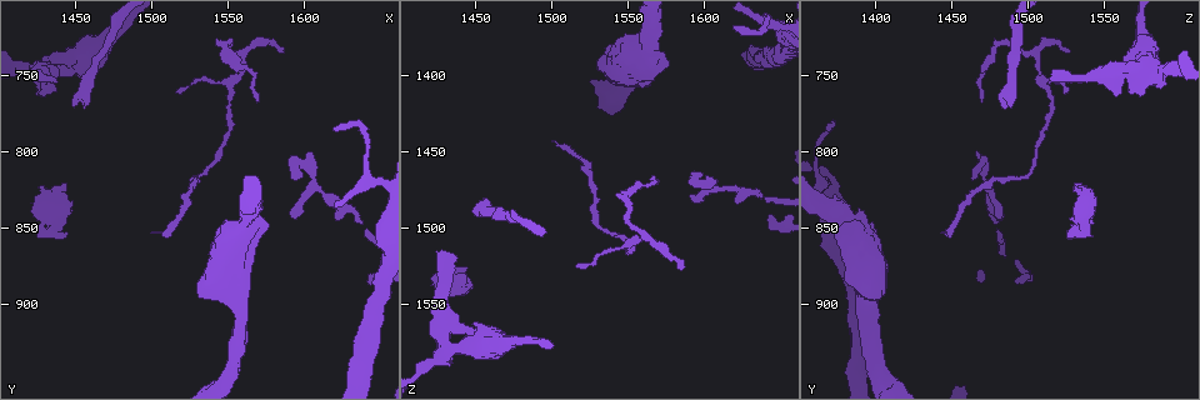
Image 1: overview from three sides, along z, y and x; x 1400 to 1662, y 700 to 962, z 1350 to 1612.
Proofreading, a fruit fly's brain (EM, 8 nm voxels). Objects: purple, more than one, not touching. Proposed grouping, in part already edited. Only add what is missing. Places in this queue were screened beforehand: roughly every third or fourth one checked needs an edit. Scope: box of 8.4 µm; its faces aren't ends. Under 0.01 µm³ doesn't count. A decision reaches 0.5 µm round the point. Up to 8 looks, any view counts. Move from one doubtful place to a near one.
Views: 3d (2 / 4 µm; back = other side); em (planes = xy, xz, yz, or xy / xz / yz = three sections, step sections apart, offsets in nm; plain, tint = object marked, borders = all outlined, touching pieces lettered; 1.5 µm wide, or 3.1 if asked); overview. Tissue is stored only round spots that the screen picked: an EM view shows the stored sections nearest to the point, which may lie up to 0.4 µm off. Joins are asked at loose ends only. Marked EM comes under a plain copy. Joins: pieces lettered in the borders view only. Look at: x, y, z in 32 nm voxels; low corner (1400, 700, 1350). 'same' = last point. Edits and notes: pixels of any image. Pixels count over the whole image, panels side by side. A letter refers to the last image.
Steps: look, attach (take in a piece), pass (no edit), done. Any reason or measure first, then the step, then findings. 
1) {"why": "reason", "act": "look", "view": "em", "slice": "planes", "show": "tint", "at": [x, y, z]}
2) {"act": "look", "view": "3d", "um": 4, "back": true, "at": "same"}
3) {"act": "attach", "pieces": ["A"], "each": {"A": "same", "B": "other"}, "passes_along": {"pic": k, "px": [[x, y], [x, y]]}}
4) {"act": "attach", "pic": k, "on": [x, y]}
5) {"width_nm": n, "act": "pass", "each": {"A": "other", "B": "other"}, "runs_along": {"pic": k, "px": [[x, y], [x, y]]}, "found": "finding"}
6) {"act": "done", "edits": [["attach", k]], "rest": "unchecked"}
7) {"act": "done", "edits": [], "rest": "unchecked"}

{"why": "an open end", "act": "look", "view": "em", "slice": "xy", "step": 4, "show": "tint", "at": [1618, 784, 1370]}

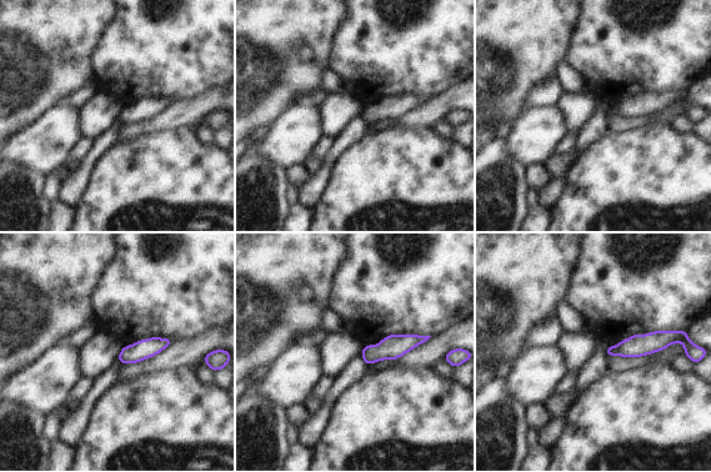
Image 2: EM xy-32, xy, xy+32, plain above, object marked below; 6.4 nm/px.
{"act": "look", "view": "em", "slice": "yz", "step": 8, "show": "borders", "at": "same"}

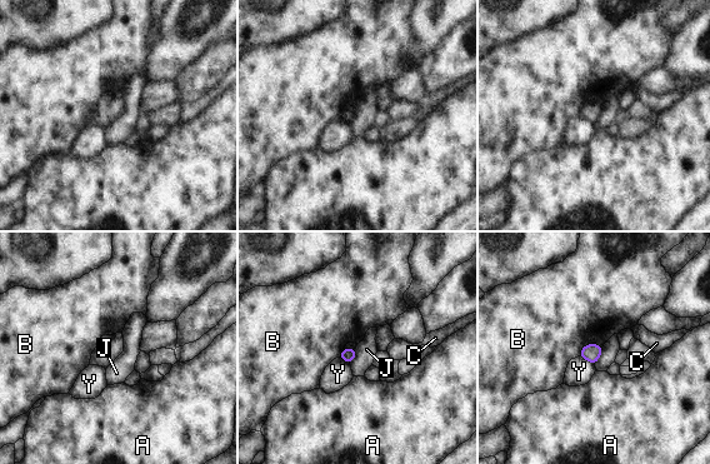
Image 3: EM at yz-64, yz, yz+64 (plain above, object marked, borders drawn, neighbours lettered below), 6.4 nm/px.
{"act": "pass", "each": {"A": "other", "B": "other", "C": "other", "J": "other", "Y": "other"}, "border": {"pic": 3, "px": [[355, 349], [355, 357], [350, 363]]}, "found": "none of them fits"}

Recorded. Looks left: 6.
{"why": "an open end", "act": "look", "view": "em", "slice": "xy", "step": 8, "show": "tint", "at": [1584, 732, 1526]}

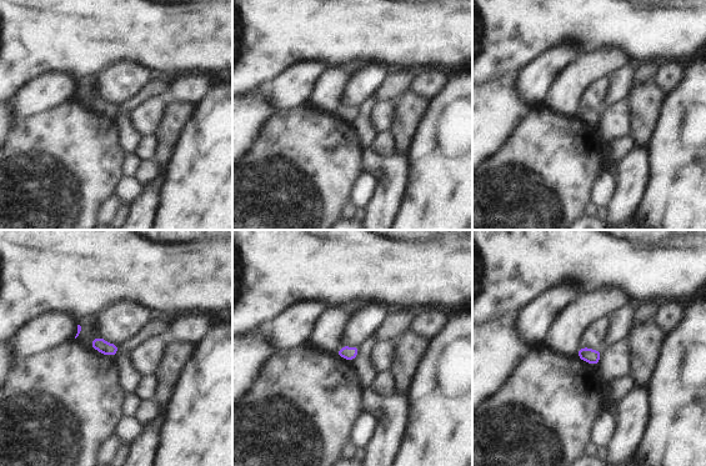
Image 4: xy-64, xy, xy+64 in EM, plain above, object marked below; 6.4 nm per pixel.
{"why": "cut it another way", "act": "look", "view": "em", "slice": "yz", "step": 8, "show": "borders", "at": "same"}

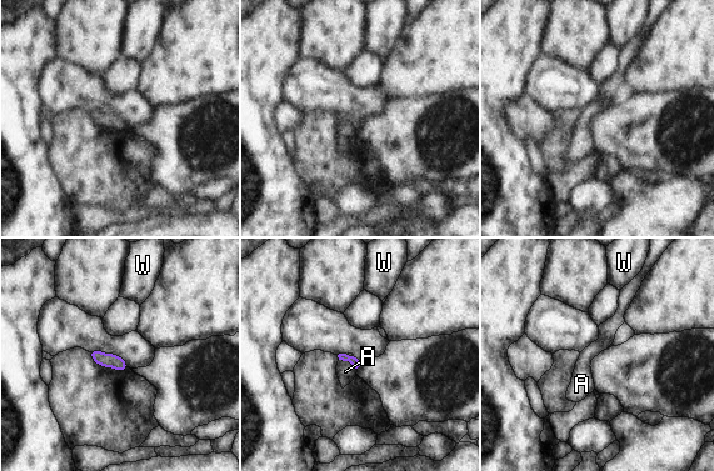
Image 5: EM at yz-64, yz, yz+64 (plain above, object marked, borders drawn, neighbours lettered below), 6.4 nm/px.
{"act": "pass", "each": {"A": "other", "W": "other"}, "found": "none of them fits"}

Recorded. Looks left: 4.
{"why": "free end", "act": "look", "view": "em", "slice": "xy", "step": 4, "show": "tint", "at": [1502, 852, 1444]}

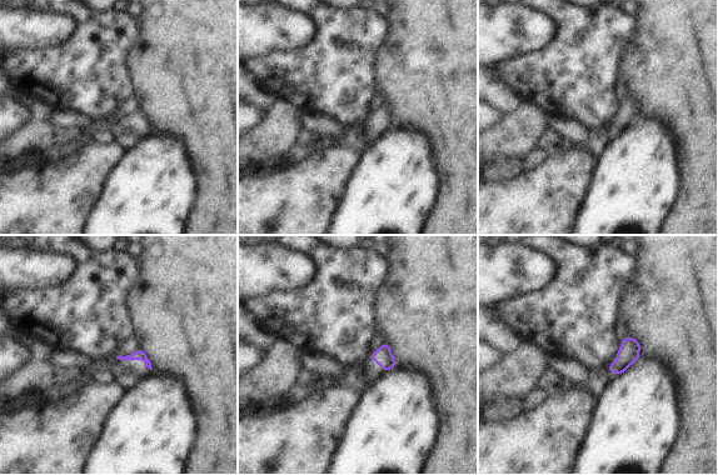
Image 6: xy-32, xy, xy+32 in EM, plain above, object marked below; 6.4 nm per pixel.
{"act": "look", "view": "em", "slice": "yz", "step": 8, "show": "borders", "at": "same"}

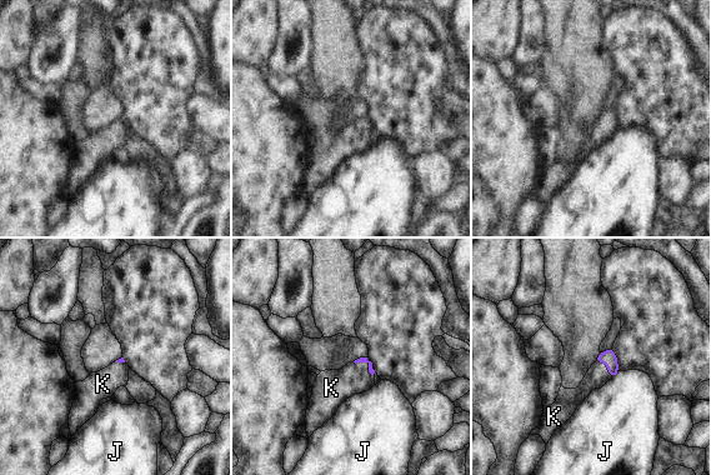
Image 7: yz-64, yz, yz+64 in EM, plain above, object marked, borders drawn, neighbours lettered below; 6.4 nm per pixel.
{"longest_contact_nm": ["K", 160], "act": "attach", "pieces": ["K"], "each": {"J": "other", "K": "same"}, "passes_along": {"pic": 7, "px": [[371, 370], [366, 361], [336, 385]]}, "found": "the neuron continues"}

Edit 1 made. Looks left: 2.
{"act": "done", "edits": [["attach", 7]], "rest": "unchecked"}

